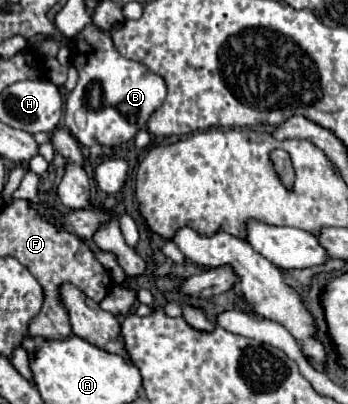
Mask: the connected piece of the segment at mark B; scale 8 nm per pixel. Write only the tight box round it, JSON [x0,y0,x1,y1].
[65,25,167,147]

